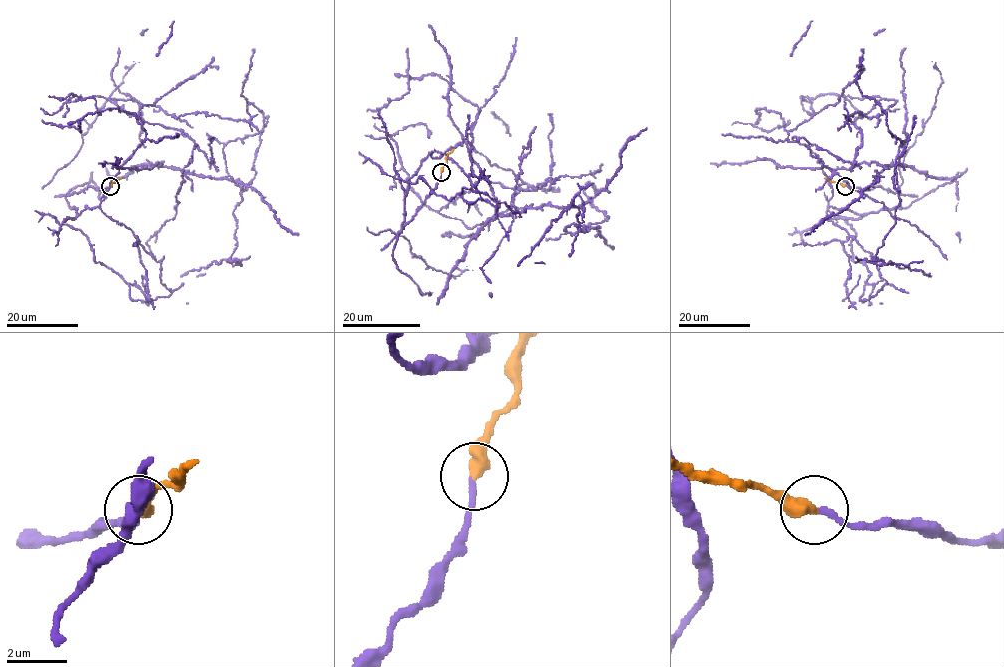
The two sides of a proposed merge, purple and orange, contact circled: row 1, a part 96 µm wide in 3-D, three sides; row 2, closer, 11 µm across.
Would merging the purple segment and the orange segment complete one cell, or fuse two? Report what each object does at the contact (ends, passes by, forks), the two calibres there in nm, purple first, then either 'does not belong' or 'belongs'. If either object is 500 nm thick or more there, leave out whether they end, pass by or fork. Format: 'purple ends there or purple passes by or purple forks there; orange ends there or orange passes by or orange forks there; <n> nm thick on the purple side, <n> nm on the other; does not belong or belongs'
purple ends there; orange ends there; 190 nm thick on the purple side, 480 nm on the other; belongs

